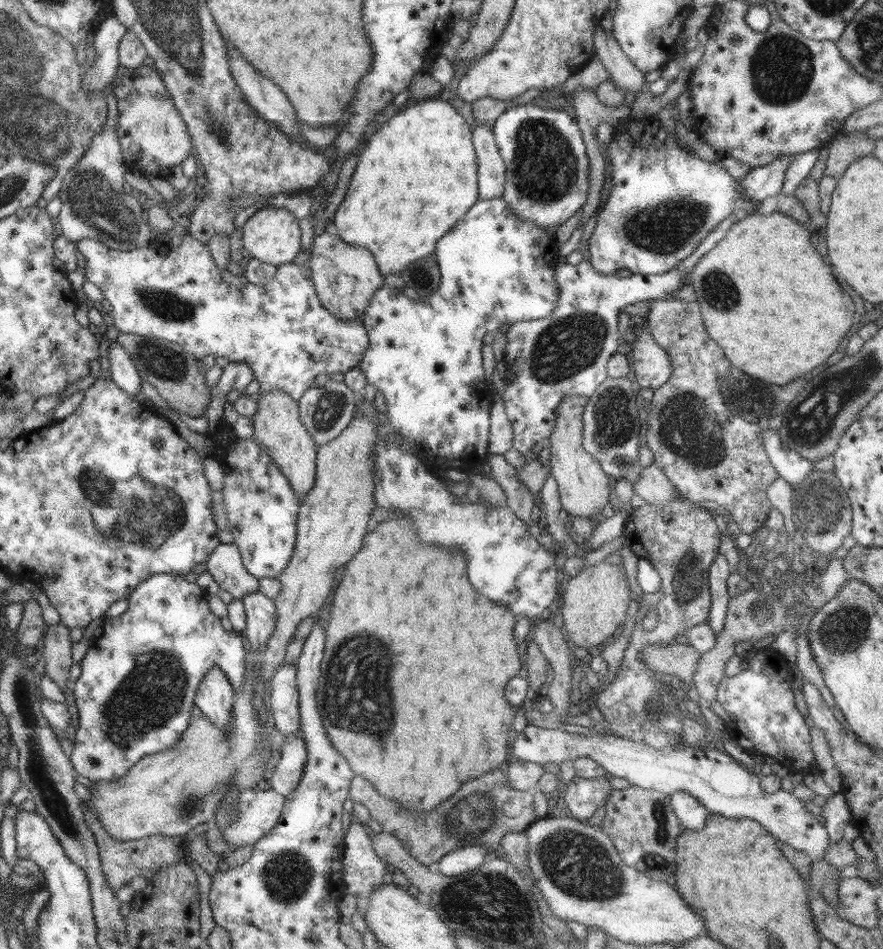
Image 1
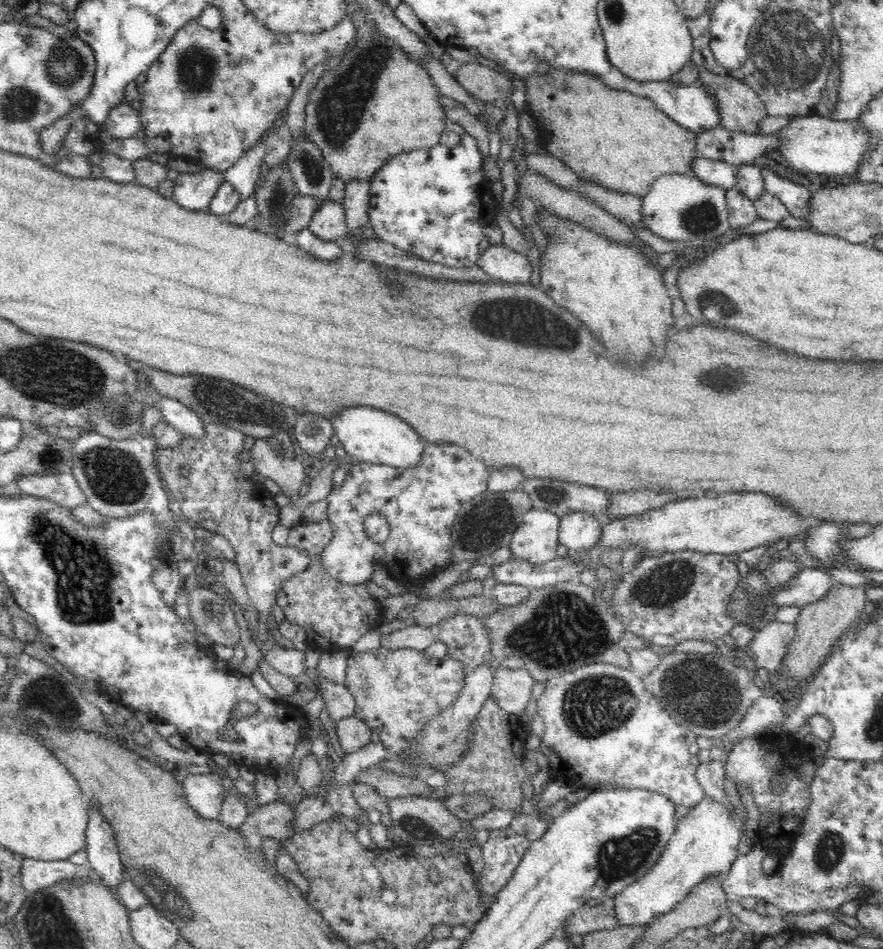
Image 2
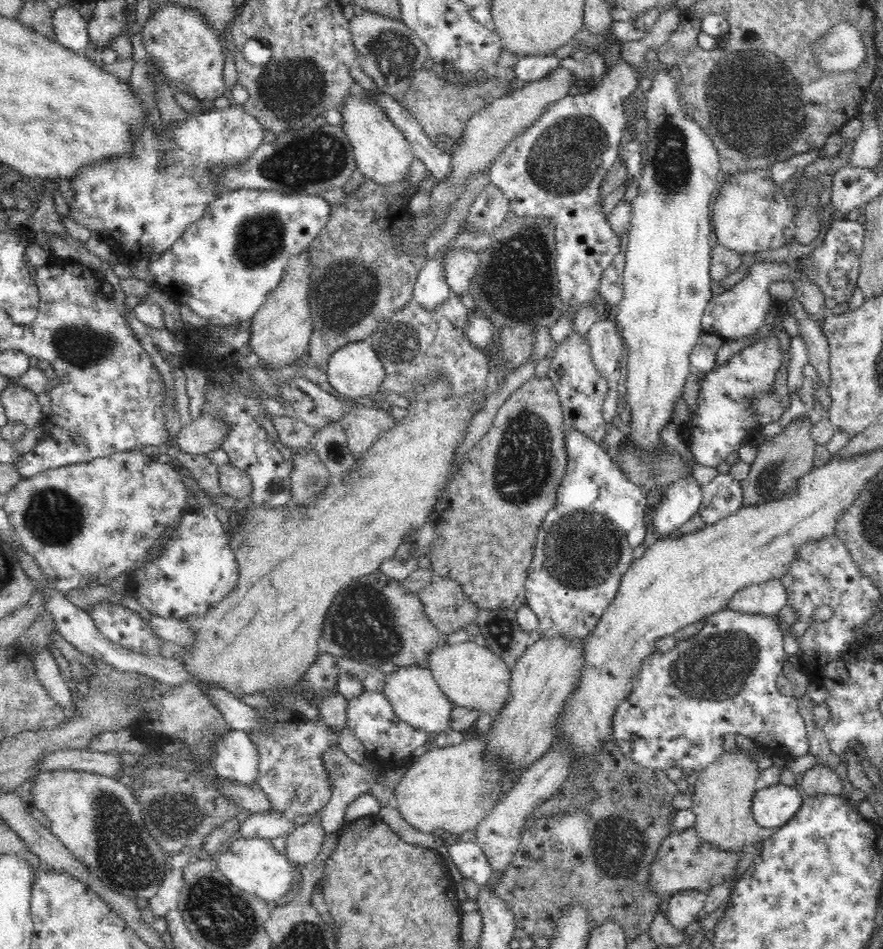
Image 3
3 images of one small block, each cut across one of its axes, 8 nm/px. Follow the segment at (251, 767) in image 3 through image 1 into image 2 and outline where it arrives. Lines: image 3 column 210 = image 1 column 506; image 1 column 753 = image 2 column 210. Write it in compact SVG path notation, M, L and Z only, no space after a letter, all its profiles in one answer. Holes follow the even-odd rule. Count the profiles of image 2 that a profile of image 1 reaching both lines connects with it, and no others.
M189 774L182 782L188 805L202 817L217 819L222 810L224 792L233 791L223 776L209 774Z

